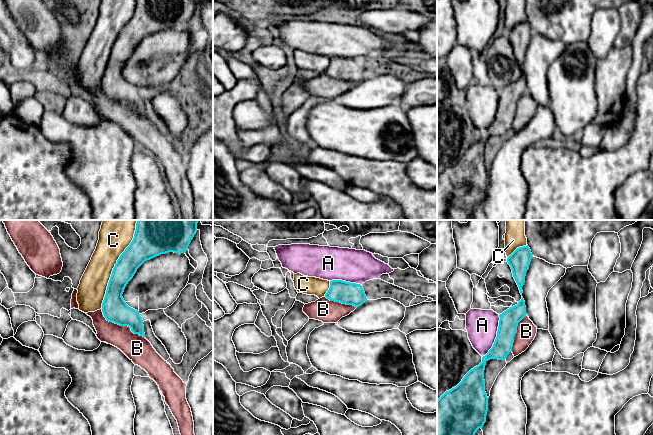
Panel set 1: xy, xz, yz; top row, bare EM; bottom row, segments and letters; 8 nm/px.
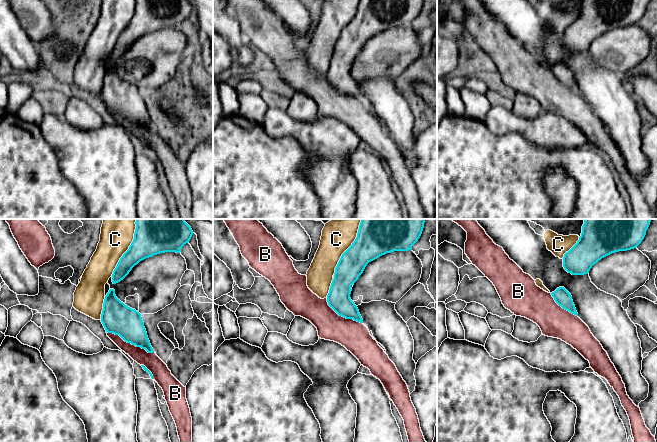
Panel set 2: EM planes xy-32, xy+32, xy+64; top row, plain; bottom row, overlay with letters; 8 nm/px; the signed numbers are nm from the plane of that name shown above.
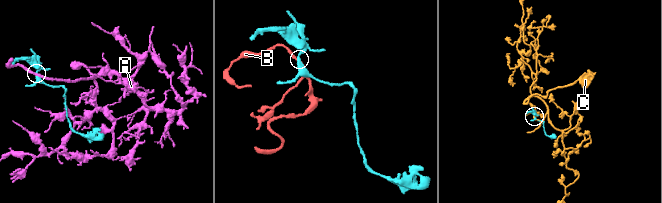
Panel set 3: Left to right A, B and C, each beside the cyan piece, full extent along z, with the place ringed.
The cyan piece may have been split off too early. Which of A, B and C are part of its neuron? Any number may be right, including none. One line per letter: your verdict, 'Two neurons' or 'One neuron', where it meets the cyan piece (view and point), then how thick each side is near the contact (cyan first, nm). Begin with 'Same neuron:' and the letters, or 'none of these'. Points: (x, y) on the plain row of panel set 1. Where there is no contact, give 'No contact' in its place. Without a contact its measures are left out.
Same neuron: B
A: Two neurons. Touches cyan at yz (497, 112). Thickness 160 nm (cyan) against 260 nm
B: One neuron. Touches cyan at xy (120, 101). Thickness 200 nm (cyan) against 220 nm
C: Two neurons. Touches cyan at xy (115, 42). Thickness 200 nm (cyan) against 240 nm

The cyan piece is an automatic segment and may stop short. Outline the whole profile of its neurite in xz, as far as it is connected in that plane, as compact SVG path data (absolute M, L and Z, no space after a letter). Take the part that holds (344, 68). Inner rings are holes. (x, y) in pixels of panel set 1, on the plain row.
M342 56L330 57L330 64L324 73L305 80L303 88L309 95L323 99L337 99L367 76L360 60Z

